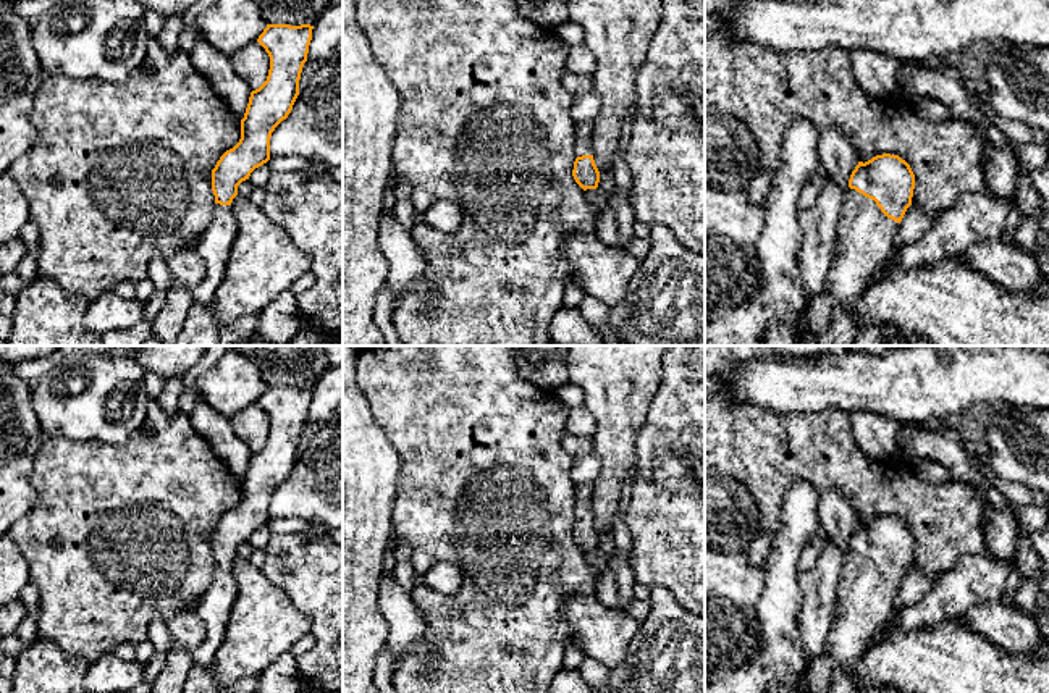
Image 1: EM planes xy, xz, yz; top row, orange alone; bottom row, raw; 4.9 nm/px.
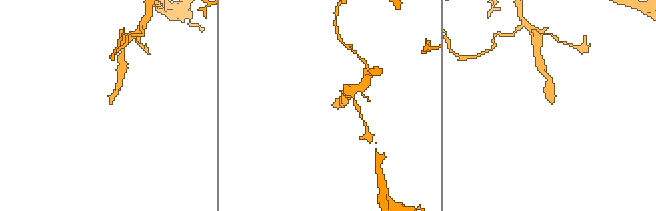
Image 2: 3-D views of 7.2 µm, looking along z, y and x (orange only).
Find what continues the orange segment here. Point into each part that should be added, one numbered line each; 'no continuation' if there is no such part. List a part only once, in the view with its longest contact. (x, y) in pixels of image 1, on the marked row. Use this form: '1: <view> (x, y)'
1: yz (865, 235)

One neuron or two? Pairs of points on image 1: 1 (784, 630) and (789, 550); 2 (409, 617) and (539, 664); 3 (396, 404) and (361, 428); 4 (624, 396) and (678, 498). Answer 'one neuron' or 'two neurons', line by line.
1: one neuron
2: two neurons
3: two neurons
4: two neurons

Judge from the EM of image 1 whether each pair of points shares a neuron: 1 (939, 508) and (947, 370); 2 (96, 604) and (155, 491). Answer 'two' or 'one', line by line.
1: two
2: one

